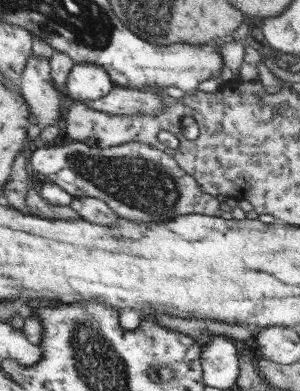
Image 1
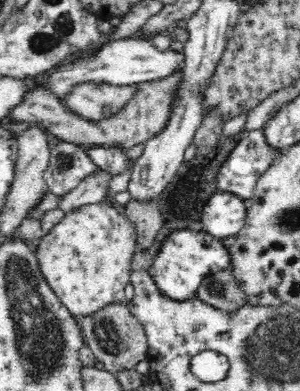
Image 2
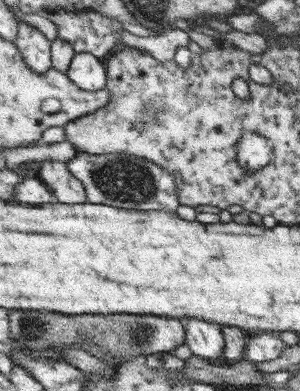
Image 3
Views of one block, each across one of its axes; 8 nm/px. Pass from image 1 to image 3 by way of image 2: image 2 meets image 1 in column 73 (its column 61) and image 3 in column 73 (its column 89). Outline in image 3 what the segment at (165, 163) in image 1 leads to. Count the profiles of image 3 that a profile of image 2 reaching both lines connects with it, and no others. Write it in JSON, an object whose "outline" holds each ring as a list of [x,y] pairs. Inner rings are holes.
{"outline":[[[79,152],[75,158],[67,160],[67,170],[79,180],[89,194],[89,204],[101,204],[101,206],[117,206],[125,210],[143,210],[143,212],[173,212],[177,214],[177,208],[181,202],[181,184],[165,172],[157,162],[139,158],[127,152],[115,152],[115,154],[89,154]]]}

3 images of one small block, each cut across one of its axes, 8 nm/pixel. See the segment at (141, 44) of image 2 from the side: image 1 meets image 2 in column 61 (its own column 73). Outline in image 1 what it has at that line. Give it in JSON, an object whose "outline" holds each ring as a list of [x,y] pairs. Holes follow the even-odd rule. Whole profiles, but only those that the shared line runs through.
{"outline":[[[77,64],[67,84],[67,94],[79,104],[101,102],[101,98],[107,98],[113,90],[115,82],[111,74],[103,66],[91,64]]]}

